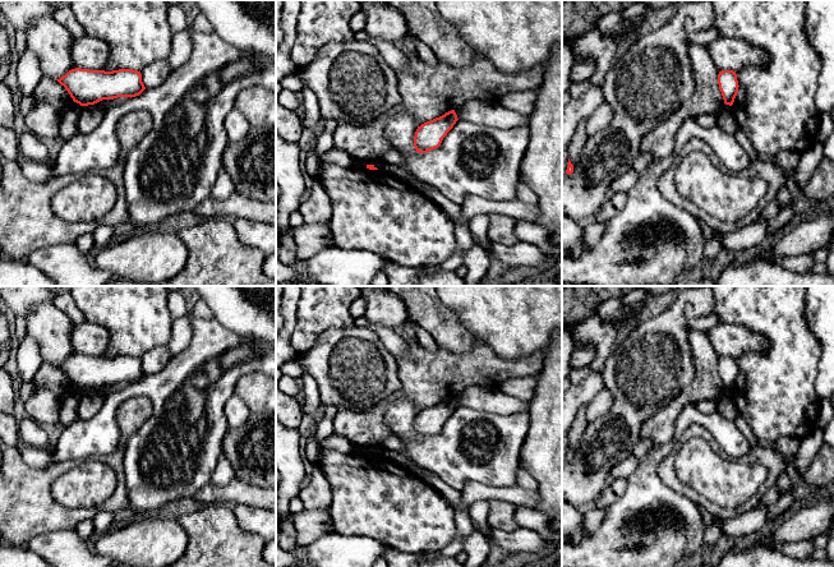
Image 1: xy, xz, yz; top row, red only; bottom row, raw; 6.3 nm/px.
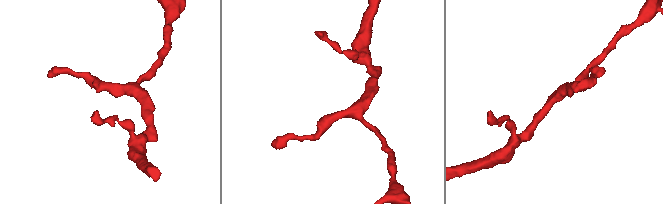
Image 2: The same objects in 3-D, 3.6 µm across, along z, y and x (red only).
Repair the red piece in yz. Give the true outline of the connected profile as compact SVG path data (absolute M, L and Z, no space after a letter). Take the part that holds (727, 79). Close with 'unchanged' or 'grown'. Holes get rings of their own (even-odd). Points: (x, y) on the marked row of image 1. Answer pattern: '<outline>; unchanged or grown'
M722 70L718 74L718 84L725 105L732 106L738 93L737 74L733 70Z; unchanged

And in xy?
M75 68L55 80L64 86L73 101L80 106L118 97L132 98L146 89L140 72L133 69L105 72Z; unchanged

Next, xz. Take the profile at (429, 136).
M451 110L444 115L418 126L414 137L414 147L416 152L427 153L438 148L457 120L455 110Z; unchanged

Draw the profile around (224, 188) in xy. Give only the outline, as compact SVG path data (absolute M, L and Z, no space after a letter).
M222 166L220 169L217 181L212 189L211 197L217 200L224 200L227 199L234 192L235 192L234 183Z

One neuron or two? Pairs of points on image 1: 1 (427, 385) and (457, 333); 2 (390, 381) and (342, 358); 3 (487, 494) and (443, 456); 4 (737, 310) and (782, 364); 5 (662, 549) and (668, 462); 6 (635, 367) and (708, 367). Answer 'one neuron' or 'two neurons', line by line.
1: two neurons
2: one neuron
3: two neurons
4: one neuron
5: two neurons
6: two neurons

